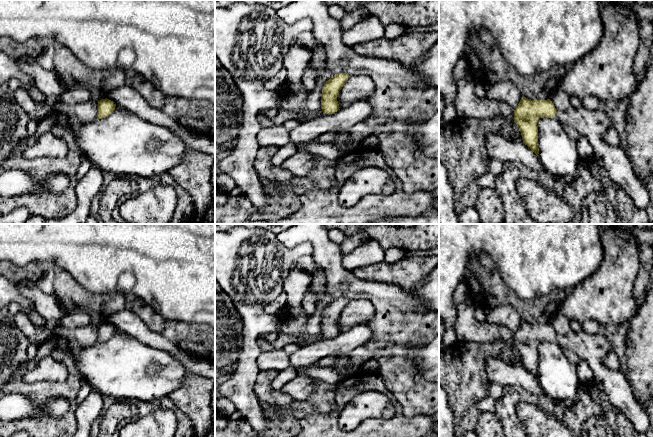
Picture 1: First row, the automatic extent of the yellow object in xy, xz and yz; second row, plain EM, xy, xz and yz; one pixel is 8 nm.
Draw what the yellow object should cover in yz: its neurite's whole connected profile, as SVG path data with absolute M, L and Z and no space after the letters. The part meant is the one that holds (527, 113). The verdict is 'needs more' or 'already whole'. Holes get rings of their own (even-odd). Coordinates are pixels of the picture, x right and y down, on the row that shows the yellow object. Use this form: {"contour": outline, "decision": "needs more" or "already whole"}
{"contour": "M522 97L514 109L514 122L522 135L522 140L537 156L538 126L540 118L555 118L567 123L585 137L599 157L611 180L619 185L632 199L639 209L650 206L650 195L647 187L634 172L629 155L620 146L610 146L604 136L612 126L607 112L599 109L589 110L584 106L569 107L566 111L558 111L550 99L531 100Z", "decision": "needs more"}

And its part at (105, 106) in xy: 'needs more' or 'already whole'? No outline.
already whole

